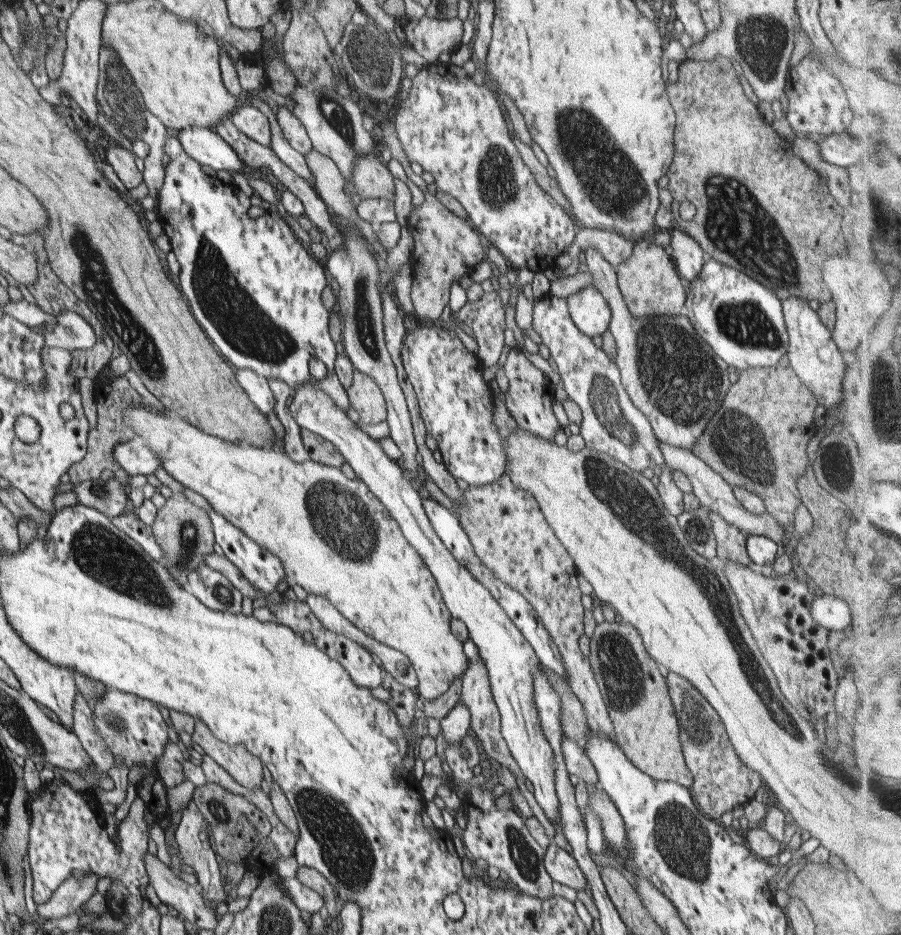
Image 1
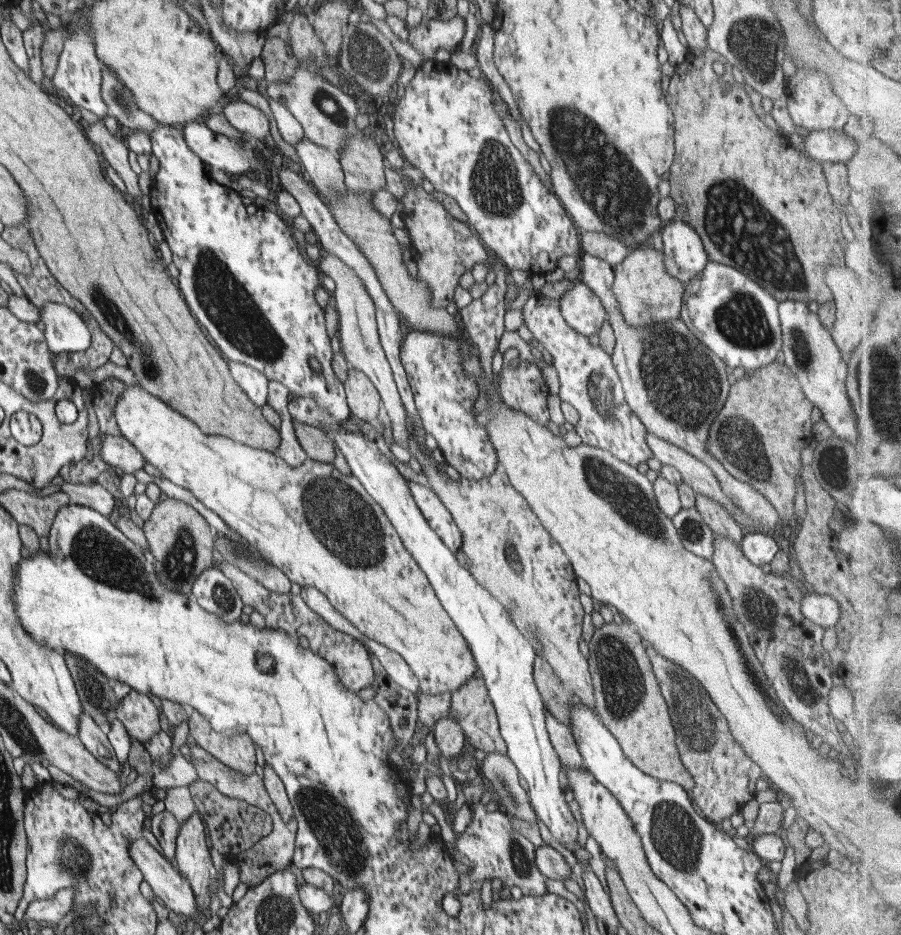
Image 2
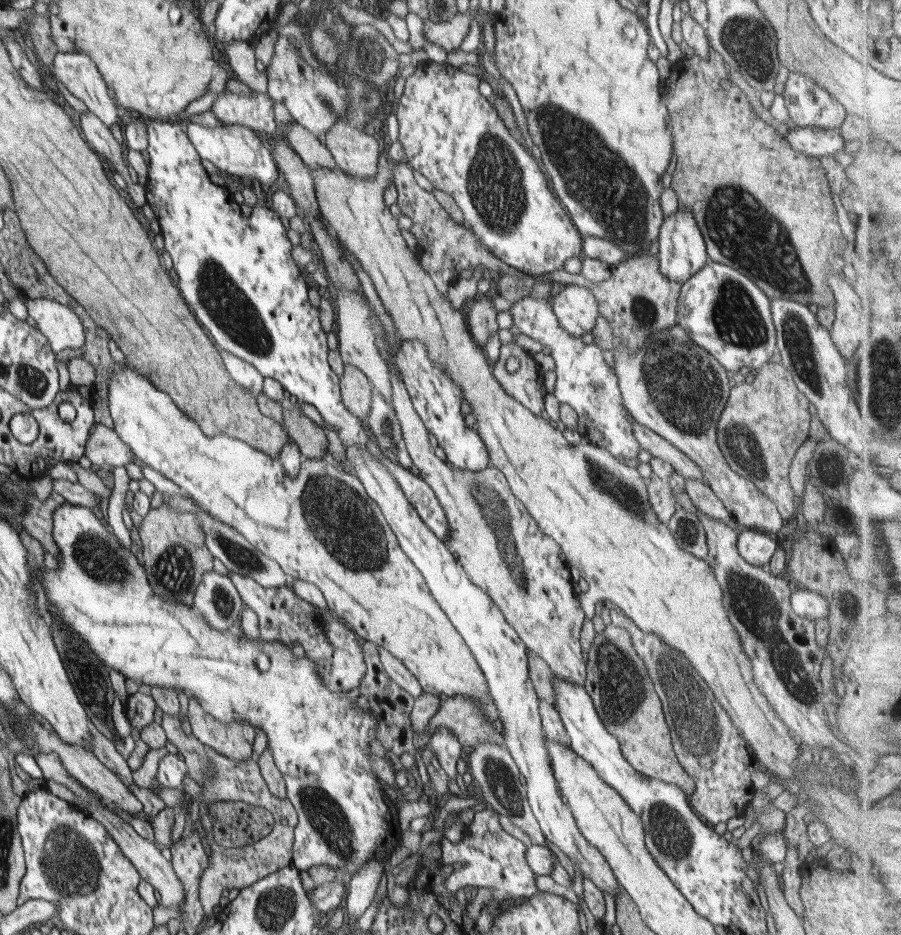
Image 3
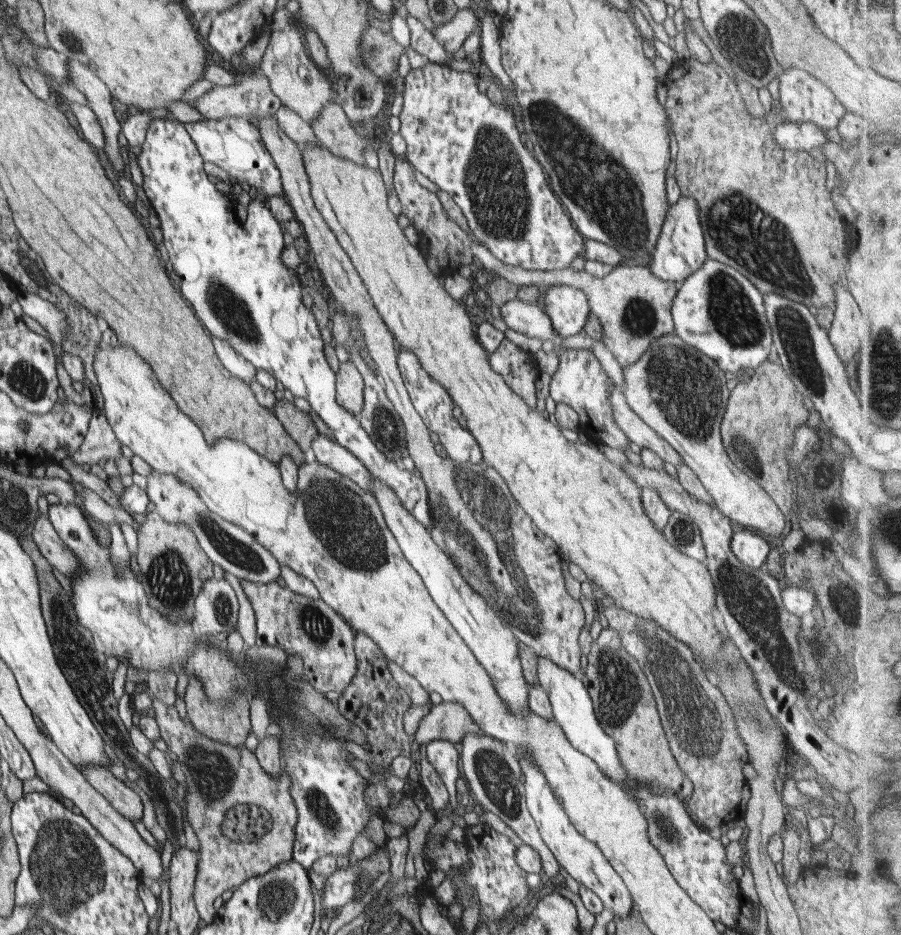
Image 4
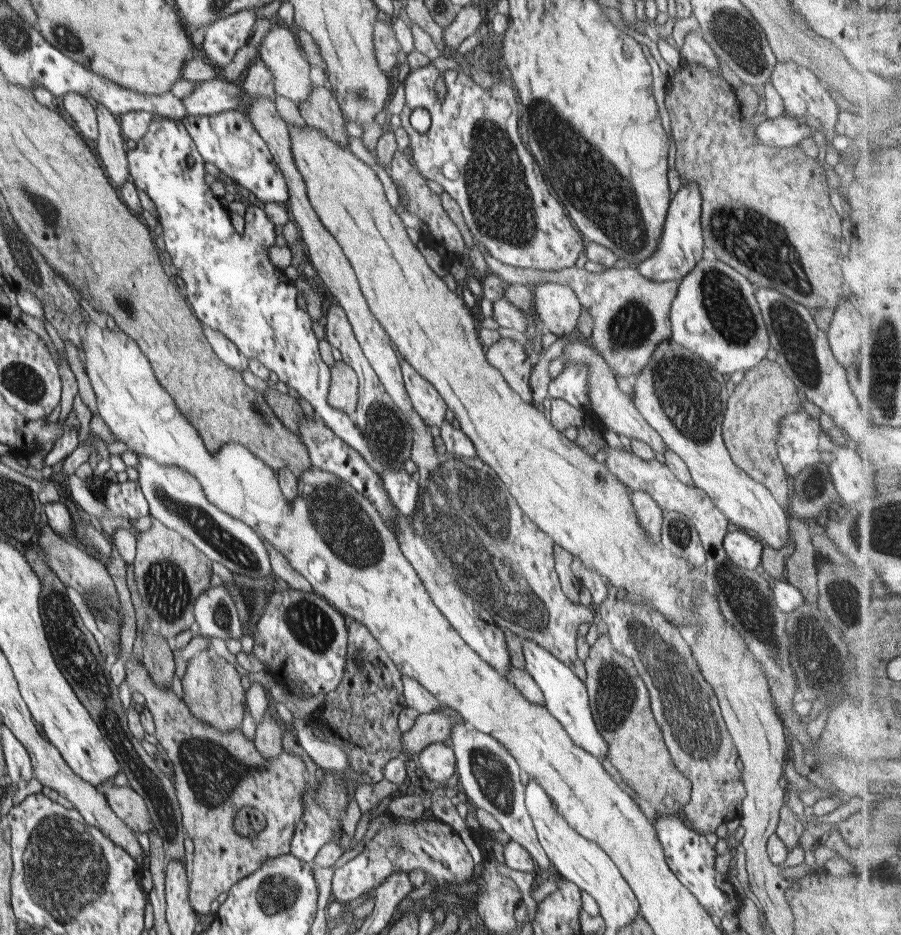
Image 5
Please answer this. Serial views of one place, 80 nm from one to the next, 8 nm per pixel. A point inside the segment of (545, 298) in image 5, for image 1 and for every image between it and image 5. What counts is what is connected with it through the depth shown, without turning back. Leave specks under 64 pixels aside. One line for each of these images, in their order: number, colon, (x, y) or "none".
1: (589, 310)
2: (582, 308)
3: (576, 307)
4: (567, 306)

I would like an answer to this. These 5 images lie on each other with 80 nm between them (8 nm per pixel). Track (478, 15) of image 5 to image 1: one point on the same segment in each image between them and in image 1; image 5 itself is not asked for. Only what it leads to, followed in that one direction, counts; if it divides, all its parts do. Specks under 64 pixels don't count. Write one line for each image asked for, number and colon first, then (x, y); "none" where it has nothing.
1: (434, 36)
2: (429, 36)
3: (449, 34)
4: (451, 36)

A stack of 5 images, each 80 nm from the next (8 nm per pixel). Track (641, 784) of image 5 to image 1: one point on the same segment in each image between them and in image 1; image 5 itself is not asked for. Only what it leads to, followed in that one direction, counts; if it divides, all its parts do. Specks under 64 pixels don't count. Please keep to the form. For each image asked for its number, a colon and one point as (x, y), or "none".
1: (635, 689)
2: (629, 702)
3: (626, 701)
4: (624, 705)

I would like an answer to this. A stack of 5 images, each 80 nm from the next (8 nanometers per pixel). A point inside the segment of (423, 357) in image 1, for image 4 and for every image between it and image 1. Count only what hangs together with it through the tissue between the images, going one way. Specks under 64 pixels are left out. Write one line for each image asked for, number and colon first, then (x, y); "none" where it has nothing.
2: (444, 394)
3: (437, 399)
4: (430, 399)

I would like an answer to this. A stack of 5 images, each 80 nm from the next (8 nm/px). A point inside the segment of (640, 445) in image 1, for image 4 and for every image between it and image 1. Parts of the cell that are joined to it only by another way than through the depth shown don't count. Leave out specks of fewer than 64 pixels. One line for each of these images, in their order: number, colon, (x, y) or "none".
2: (588, 379)
3: (585, 382)
4: (580, 382)

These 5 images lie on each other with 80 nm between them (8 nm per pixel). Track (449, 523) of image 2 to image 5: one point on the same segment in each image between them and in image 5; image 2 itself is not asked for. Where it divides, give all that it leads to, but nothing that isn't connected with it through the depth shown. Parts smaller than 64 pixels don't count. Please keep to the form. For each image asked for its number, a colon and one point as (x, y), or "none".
3: (239, 278)
4: (231, 273)
5: (232, 286)

